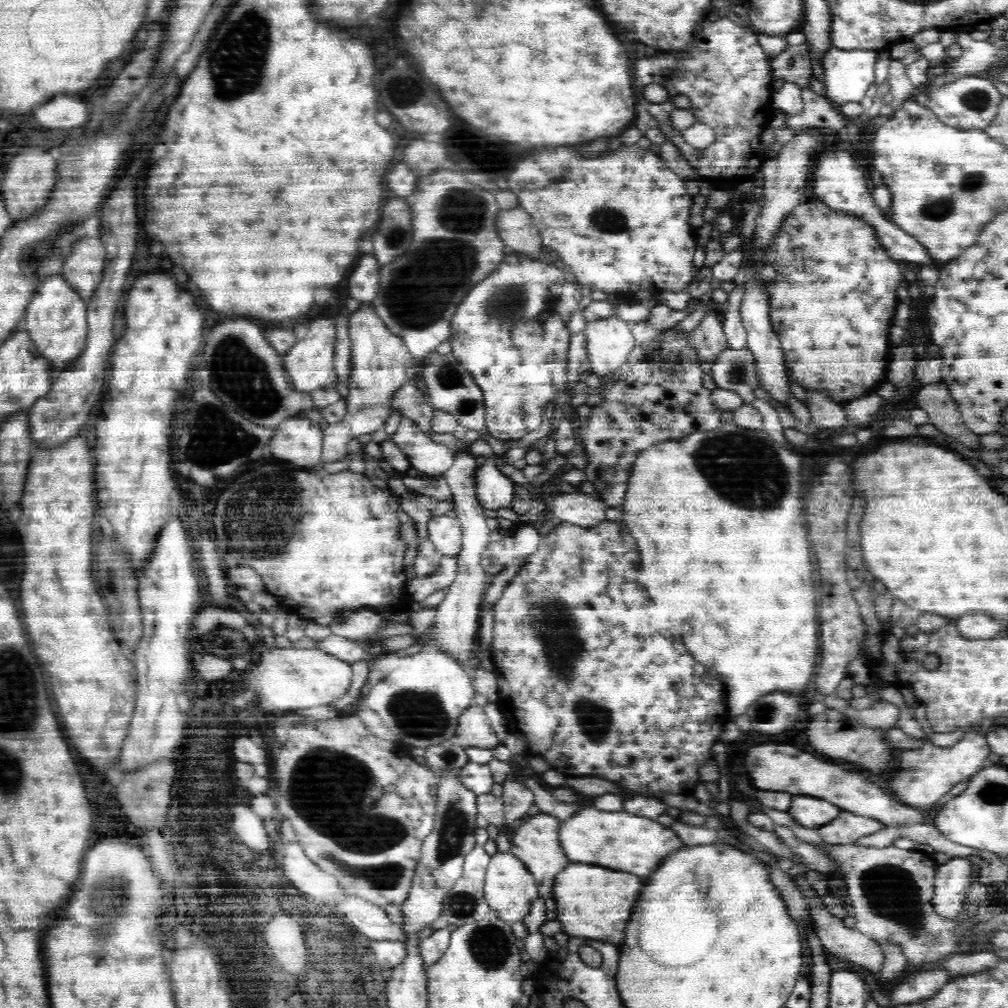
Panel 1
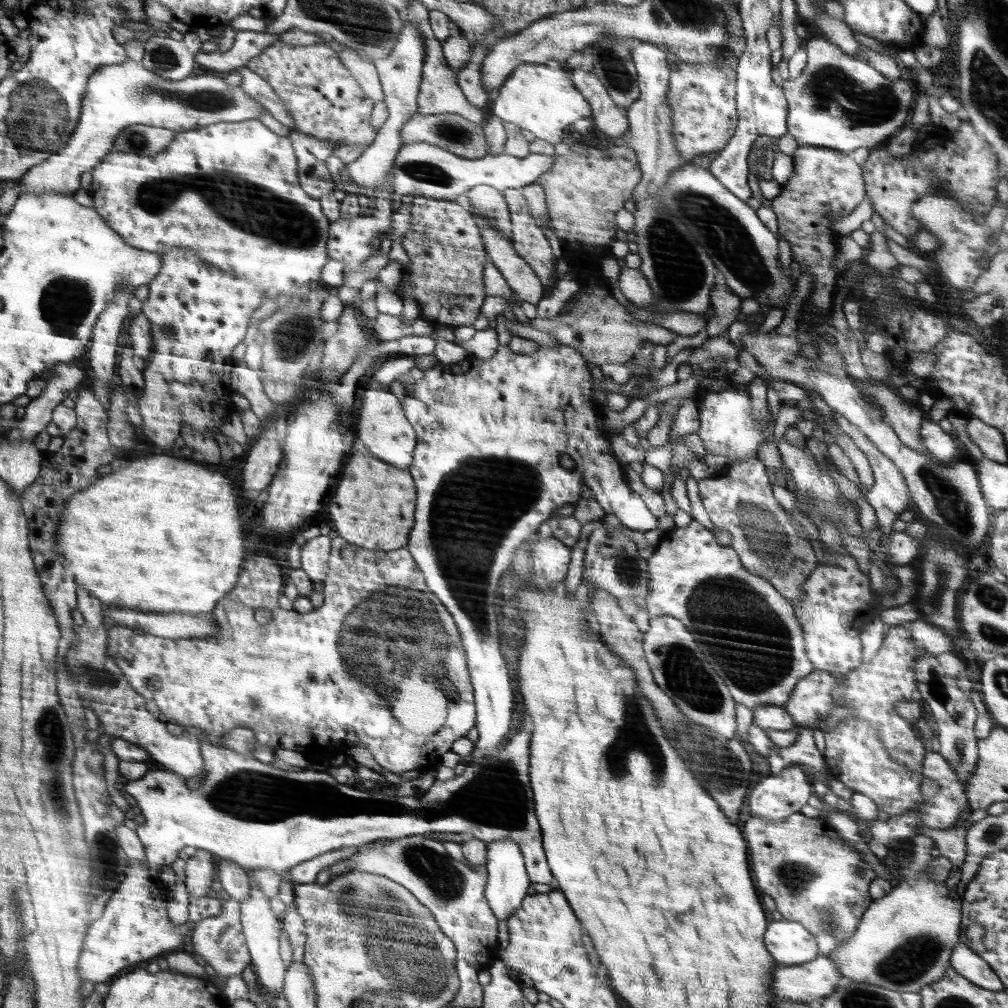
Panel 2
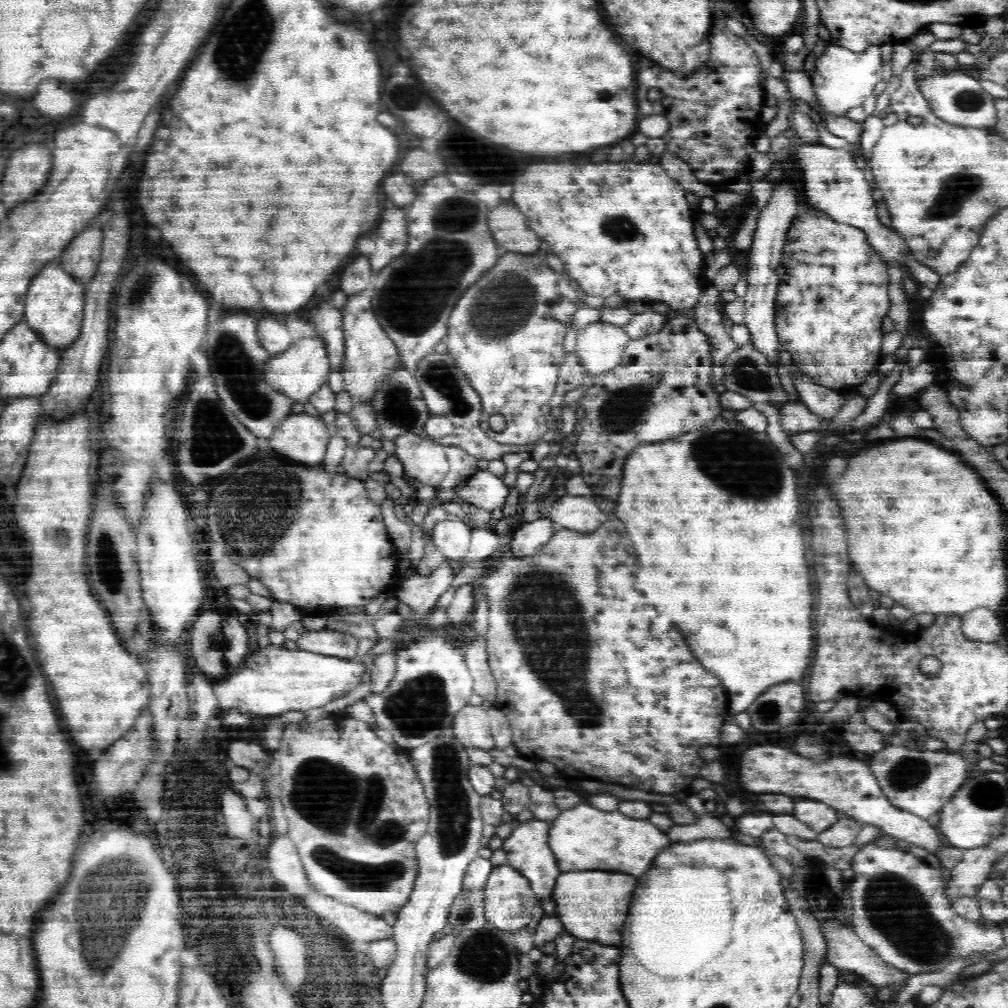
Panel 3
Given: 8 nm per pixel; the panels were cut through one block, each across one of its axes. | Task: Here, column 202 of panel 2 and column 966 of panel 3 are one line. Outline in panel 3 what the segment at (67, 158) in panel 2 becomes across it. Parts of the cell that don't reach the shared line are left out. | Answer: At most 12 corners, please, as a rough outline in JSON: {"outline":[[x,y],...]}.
{"outline":[[937,68],[917,80],[931,112],[990,128],[996,98],[978,78]]}

